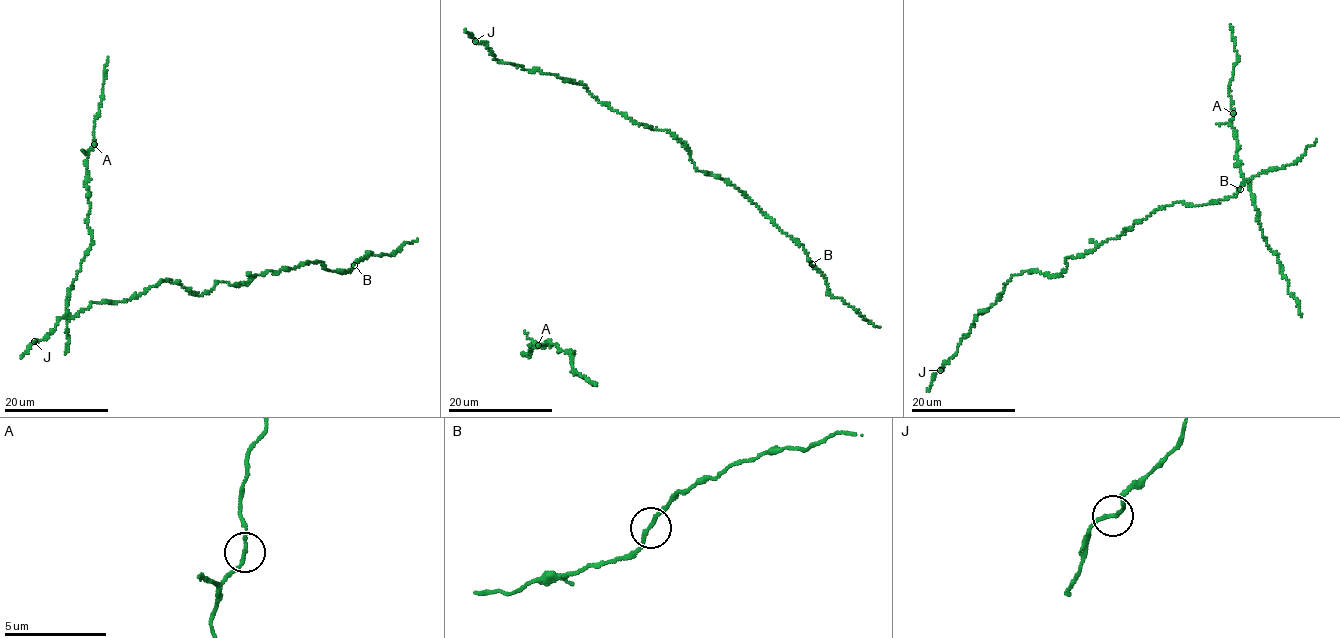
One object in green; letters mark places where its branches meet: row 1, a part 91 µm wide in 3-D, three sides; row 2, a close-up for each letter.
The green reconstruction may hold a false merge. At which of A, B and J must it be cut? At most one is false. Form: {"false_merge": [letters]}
{"false_merge": []}

